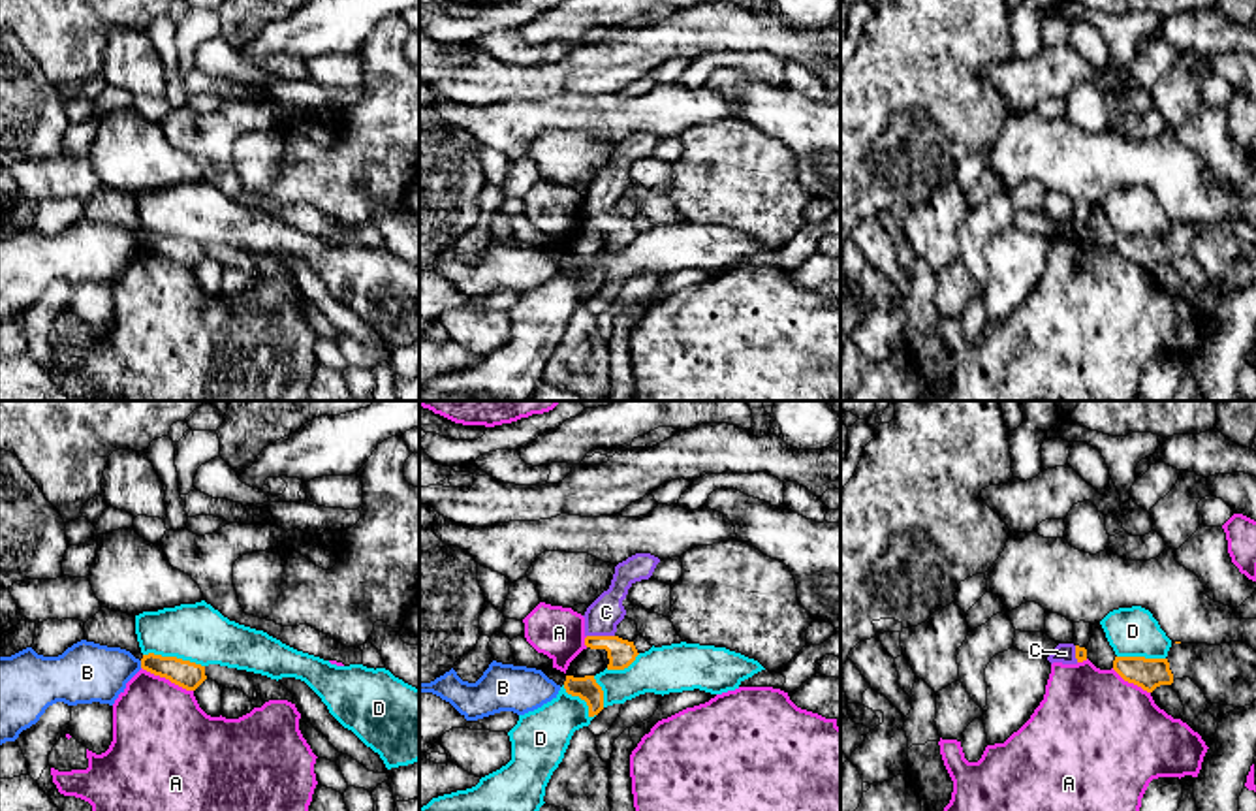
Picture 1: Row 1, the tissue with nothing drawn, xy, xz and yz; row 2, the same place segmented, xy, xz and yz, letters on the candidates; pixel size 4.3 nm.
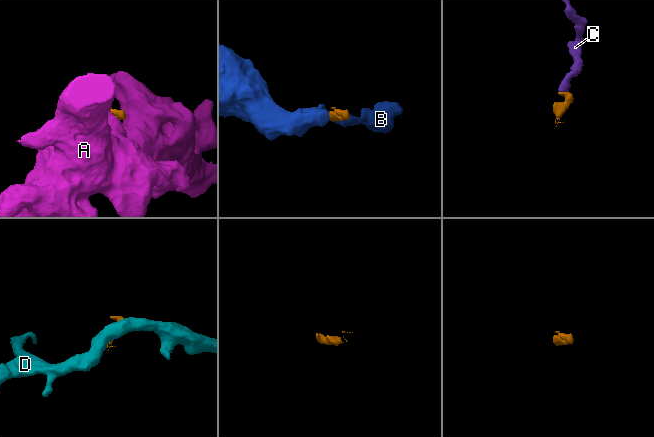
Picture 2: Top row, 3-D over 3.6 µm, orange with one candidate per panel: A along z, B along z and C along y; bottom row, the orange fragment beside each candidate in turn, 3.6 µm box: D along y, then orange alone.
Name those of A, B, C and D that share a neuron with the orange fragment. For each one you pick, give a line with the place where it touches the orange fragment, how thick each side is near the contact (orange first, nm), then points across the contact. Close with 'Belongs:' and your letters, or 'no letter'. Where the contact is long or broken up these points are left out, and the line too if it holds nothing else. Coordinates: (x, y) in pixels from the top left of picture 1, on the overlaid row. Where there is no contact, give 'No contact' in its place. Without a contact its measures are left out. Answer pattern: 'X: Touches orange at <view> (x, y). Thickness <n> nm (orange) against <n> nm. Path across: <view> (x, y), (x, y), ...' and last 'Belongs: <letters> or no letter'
C: Touches orange at xz (600, 636). Thickness 120 nm (orange) against 150 nm. Path across: xz (621, 653), (600, 636), (600, 618), (606, 612)
Belongs: C

